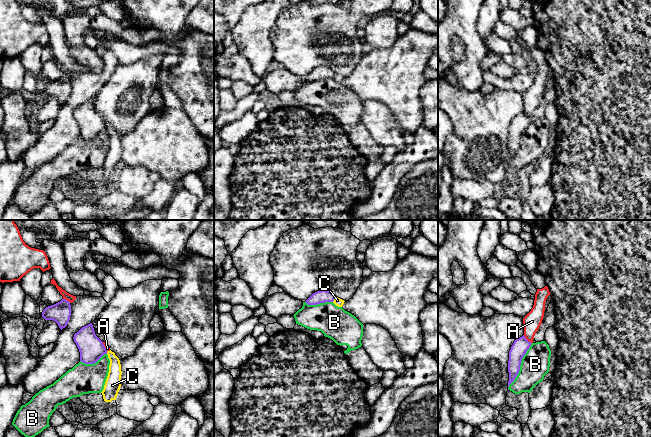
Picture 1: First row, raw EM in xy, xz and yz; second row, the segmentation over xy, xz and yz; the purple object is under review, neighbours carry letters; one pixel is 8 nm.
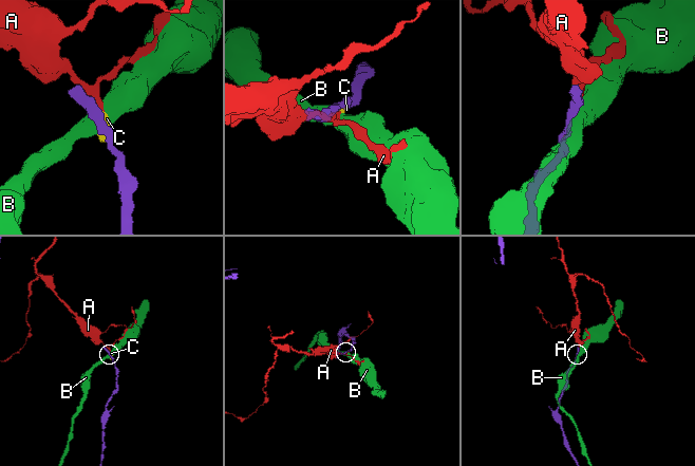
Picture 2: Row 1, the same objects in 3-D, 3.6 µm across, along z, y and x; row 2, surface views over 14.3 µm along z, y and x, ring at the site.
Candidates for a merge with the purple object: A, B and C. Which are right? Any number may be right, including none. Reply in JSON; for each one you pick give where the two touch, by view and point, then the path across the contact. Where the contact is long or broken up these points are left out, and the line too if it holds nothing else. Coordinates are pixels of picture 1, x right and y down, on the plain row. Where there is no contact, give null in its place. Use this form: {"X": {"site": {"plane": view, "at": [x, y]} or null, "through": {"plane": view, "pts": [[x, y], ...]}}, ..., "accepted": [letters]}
{"accepted": []}

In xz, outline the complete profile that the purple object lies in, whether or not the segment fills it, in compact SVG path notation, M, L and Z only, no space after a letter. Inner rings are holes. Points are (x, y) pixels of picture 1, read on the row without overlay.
M321 66L313 69L305 78L308 81L317 81L325 78L333 78L336 72L330 67Z

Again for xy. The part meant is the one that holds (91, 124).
M92 99L82 103L74 110L73 115L80 128L80 137L85 140L94 140L107 130L103 118L95 110Z

